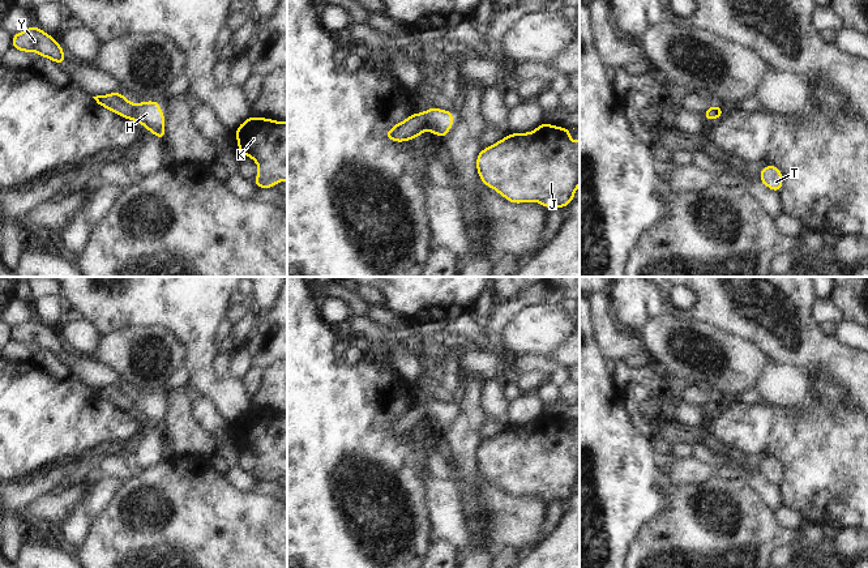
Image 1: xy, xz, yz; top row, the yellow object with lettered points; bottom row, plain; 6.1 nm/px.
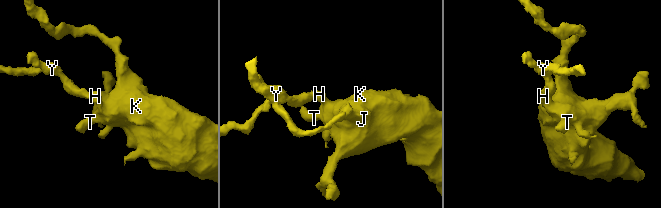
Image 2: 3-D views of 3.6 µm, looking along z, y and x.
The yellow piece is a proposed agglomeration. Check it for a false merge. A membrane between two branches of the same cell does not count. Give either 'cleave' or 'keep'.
keep

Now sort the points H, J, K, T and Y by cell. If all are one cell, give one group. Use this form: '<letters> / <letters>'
H J K T Y

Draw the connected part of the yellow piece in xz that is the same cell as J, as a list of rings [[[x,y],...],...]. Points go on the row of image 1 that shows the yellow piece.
[[[542,121],[531,132],[508,133],[479,150],[480,181],[510,204],[535,201],[564,210],[580,185],[580,140],[569,140],[572,131]]]

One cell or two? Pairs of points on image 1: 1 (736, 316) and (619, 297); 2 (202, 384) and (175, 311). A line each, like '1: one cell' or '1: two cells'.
1: two cells
2: one cell

